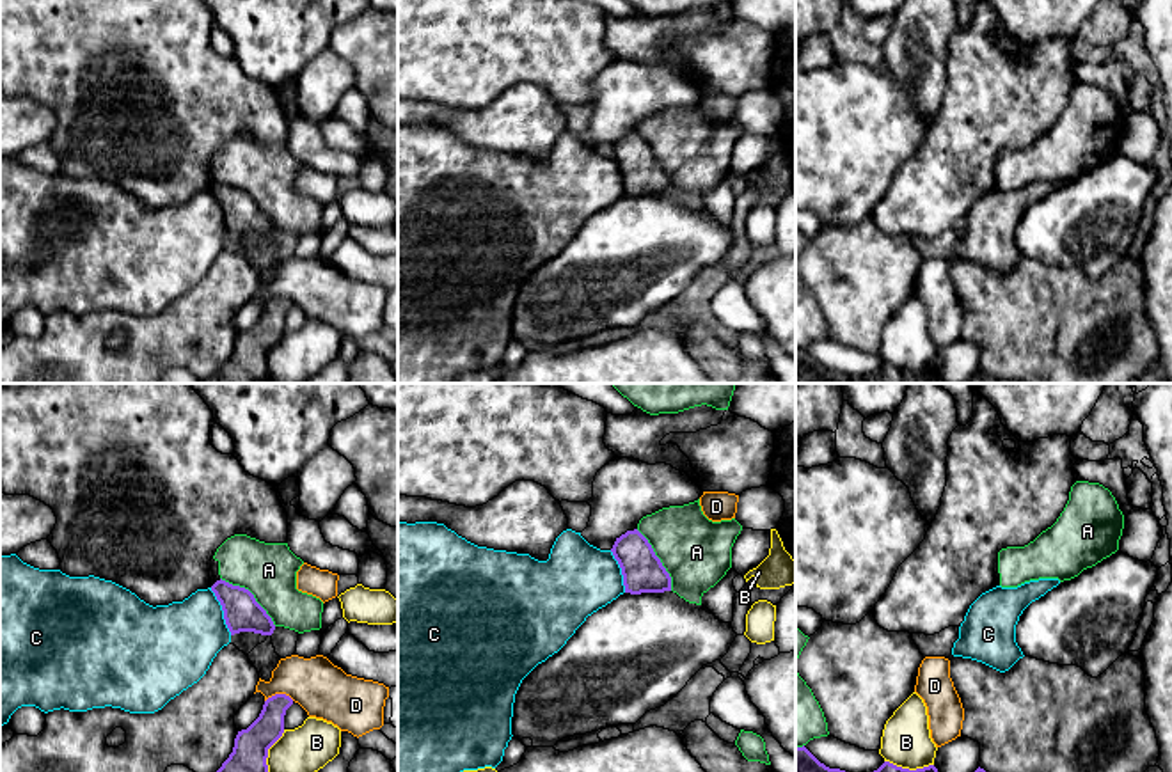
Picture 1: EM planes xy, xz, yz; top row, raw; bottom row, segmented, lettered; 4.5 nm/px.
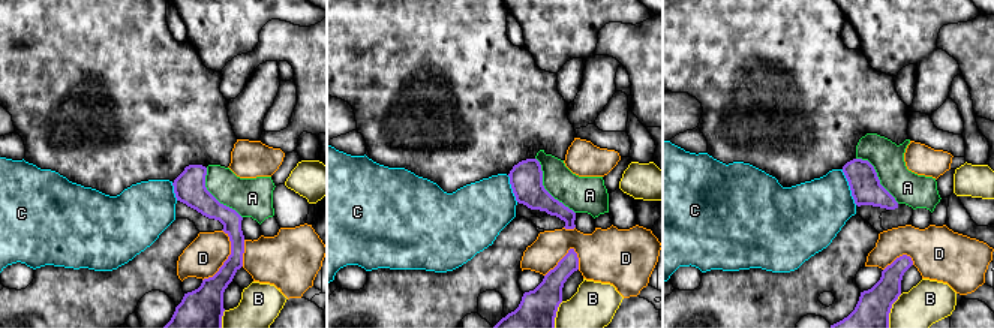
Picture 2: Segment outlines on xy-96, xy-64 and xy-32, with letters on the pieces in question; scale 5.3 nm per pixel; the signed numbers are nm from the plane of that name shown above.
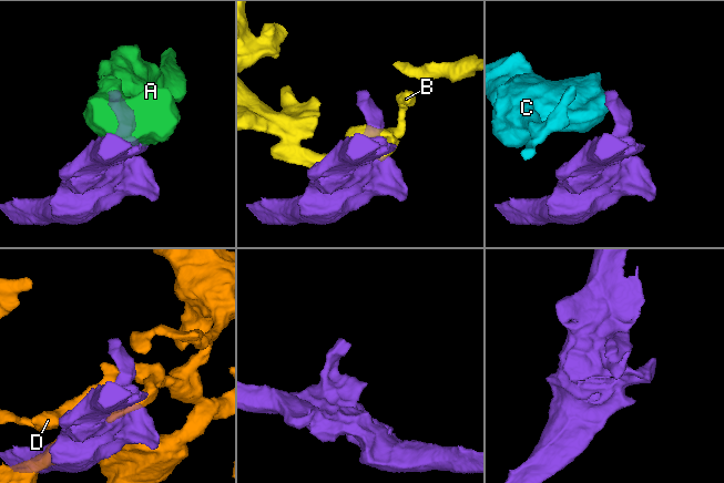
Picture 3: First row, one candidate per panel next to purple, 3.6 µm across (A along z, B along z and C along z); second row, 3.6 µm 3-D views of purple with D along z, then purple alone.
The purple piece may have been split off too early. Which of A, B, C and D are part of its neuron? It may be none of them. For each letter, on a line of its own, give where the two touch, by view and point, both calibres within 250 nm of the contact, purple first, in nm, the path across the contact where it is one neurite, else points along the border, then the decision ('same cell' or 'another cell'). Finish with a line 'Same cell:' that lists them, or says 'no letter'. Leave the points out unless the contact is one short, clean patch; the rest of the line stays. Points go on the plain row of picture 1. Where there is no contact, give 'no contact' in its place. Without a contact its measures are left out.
A: meets purple in xy at (253, 197); 170 nm thick on the purple side, 260 nm on the other; another cell
B: meets purple in xy at (267, 357); 240 nm thick on the purple side, 220 nm on the other; another cell
C: meets purple in xy at (222, 212); 170 nm thick on the purple side, 340 nm on the other; border along xy (210, 190), (231, 236); another cell
D: meets purple in xy at (279, 297); 140 nm thick on the purple side, 240 nm on the other; another cell
Same cell: no letter

